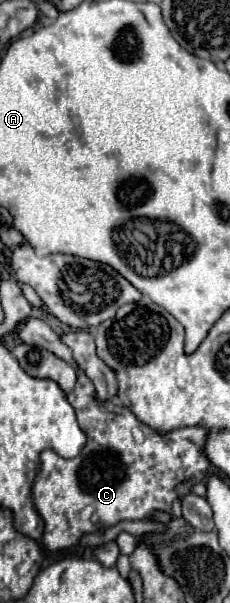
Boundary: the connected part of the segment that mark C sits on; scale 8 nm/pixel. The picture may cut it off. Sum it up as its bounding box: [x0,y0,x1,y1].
[32,373,210,551]

